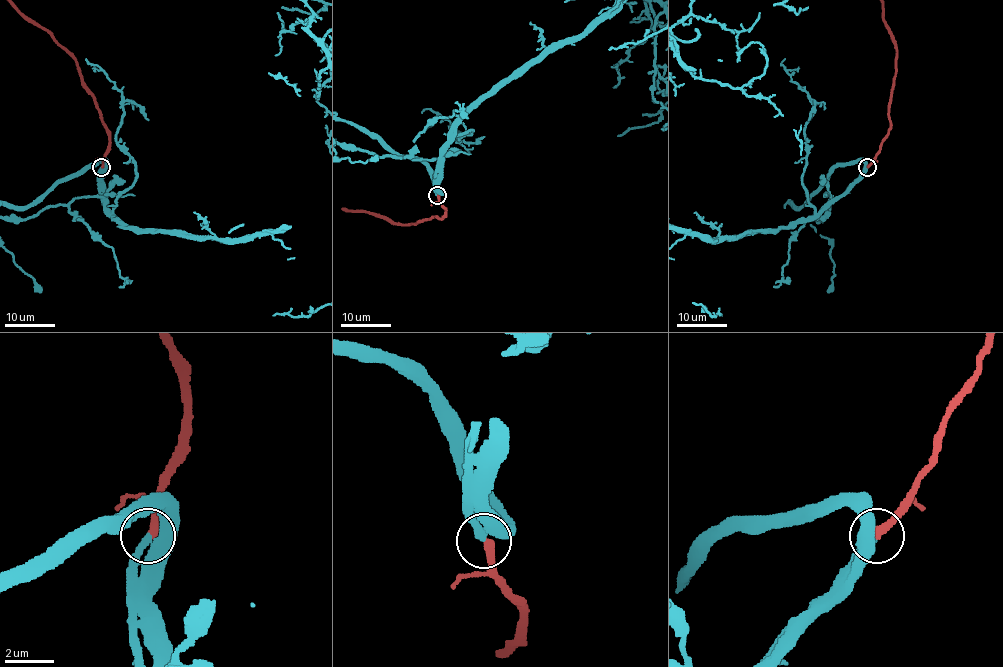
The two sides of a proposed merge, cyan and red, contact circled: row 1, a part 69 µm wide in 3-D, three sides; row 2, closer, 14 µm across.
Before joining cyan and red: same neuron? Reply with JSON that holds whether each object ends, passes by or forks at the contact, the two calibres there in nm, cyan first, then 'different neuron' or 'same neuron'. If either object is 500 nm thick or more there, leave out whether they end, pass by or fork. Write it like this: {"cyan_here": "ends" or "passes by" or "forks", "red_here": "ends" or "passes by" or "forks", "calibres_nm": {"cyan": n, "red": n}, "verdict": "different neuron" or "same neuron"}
{"cyan_here": "passes by", "red_here": "ends", "calibres_nm": {"cyan": 380, "red": 300}, "verdict": "same neuron"}

